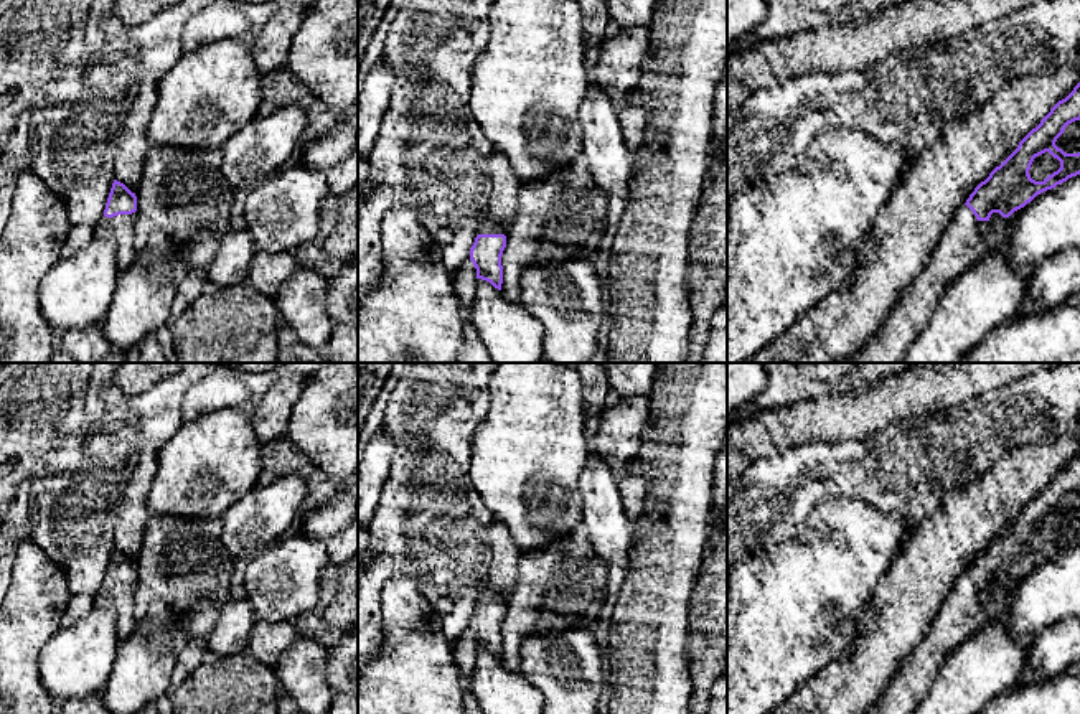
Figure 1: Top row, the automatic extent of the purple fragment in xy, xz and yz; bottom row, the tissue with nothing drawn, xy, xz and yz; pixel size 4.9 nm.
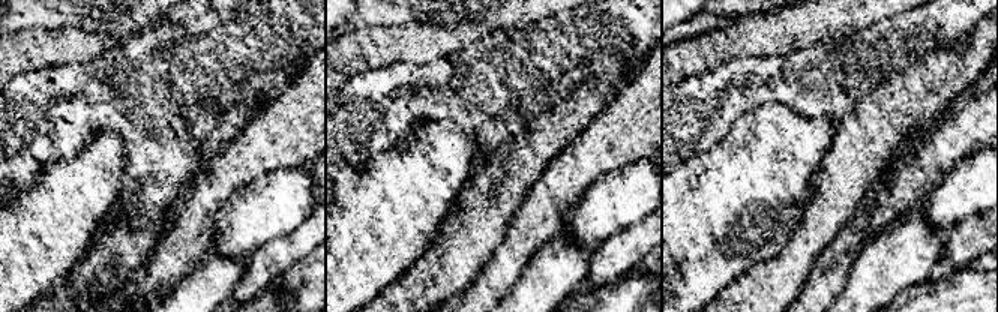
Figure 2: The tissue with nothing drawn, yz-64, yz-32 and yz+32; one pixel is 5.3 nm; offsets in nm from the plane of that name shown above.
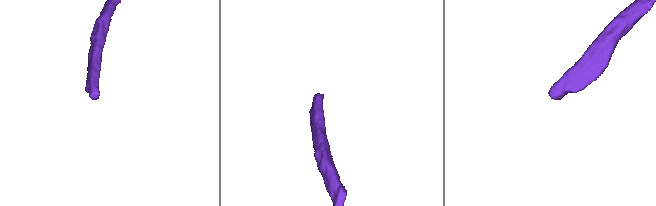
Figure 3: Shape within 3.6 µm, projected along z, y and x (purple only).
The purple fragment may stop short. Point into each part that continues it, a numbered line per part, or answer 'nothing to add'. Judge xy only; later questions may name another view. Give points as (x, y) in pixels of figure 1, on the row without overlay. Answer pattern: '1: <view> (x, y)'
1: xy (119, 597)

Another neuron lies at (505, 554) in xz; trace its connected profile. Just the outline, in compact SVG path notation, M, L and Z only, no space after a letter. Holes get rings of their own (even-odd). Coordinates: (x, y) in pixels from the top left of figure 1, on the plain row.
M495 518L490 528L490 549L491 561L486 590L508 597L516 585L523 552L509 536L506 524L498 518Z

